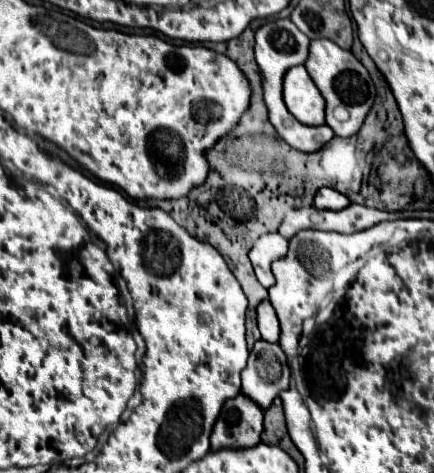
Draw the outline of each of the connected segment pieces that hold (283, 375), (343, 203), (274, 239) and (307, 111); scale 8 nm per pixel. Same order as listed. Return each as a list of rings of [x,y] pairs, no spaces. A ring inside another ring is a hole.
[[[257,341],[241,379],[241,393],[255,401],[263,411],[269,409],[273,399],[289,387],[289,365],[281,347],[267,341]]]
[[[327,187],[319,189],[317,195],[315,195],[315,207],[319,207],[319,209],[339,211],[339,209],[345,209],[349,203],[351,203],[351,201],[349,201],[345,195],[341,195],[341,193],[335,191],[335,189],[327,189]]]
[[[267,233],[263,237],[259,237],[253,245],[253,249],[249,251],[249,259],[255,267],[255,275],[259,279],[259,283],[263,287],[271,287],[275,285],[275,275],[271,271],[271,263],[275,259],[283,259],[289,251],[289,241],[285,237],[281,237],[279,233]]]
[[[297,65],[287,71],[283,81],[283,99],[291,115],[295,115],[303,125],[325,123],[323,95],[311,81],[305,65]]]

